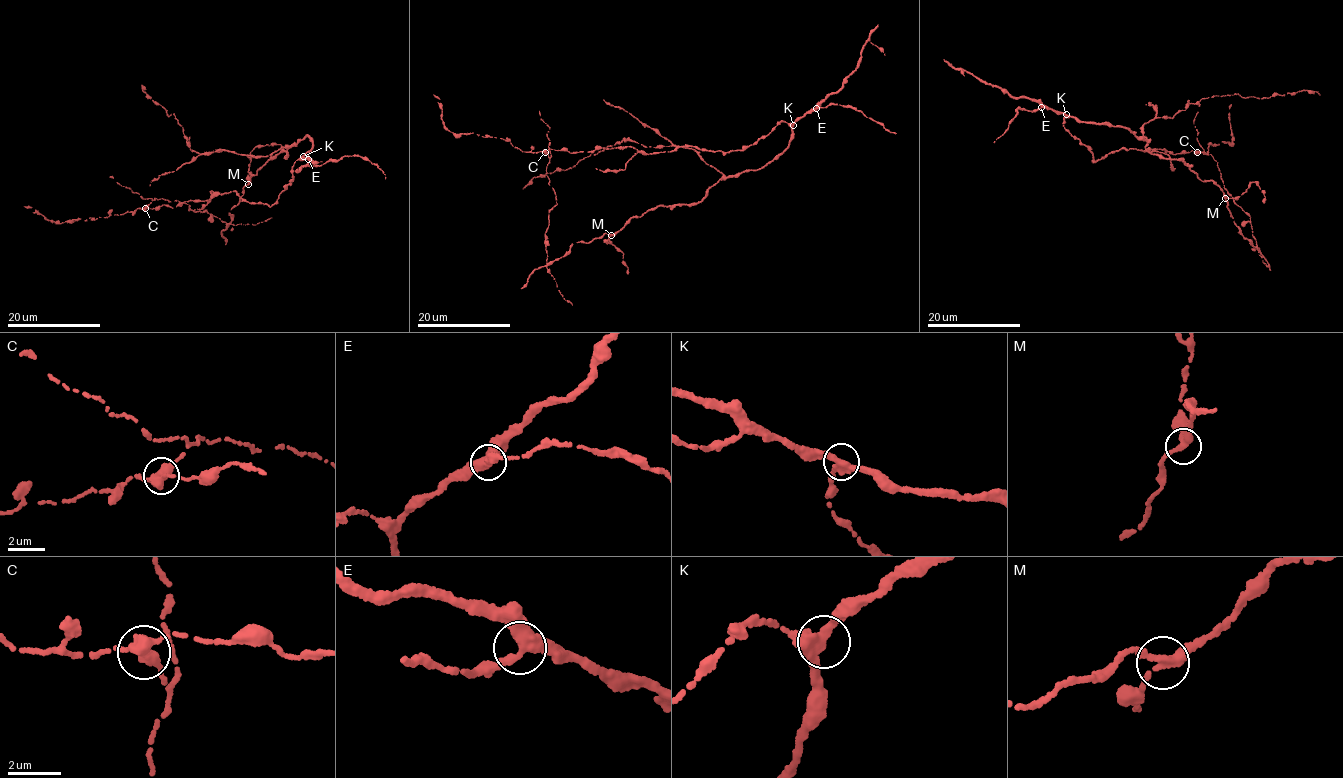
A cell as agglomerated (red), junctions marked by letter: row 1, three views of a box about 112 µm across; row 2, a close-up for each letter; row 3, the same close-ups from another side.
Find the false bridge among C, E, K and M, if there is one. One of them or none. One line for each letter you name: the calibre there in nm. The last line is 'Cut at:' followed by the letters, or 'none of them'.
C: Thickness 400 nm
Cut at: C

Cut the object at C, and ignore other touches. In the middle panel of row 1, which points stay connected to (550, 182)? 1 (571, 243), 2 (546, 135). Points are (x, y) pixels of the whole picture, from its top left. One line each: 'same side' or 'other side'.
1: other side
2: same side

